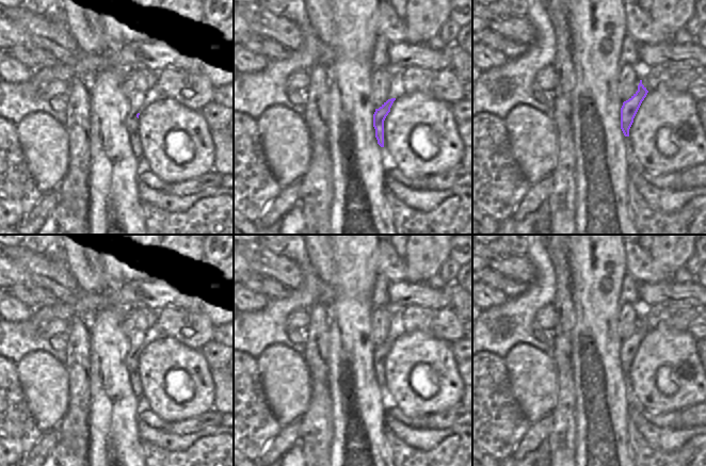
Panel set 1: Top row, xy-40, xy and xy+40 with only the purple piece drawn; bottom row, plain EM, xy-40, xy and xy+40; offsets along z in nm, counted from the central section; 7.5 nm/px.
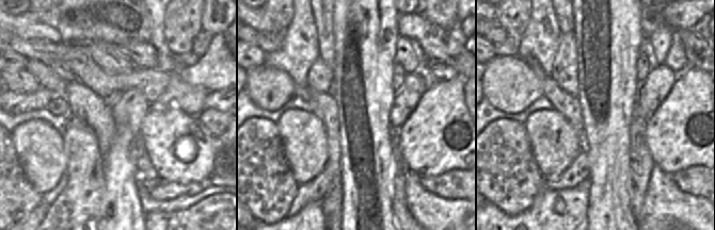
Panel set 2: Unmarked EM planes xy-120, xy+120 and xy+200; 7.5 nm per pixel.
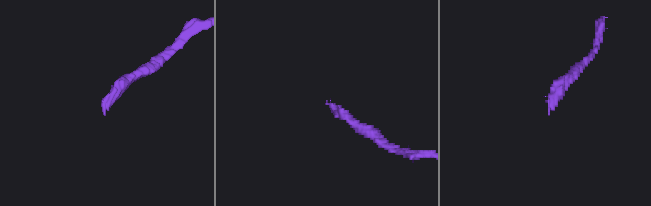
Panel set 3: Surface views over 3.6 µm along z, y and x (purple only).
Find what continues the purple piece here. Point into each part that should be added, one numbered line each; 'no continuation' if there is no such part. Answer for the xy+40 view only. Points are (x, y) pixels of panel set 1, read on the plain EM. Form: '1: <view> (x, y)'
no continuation

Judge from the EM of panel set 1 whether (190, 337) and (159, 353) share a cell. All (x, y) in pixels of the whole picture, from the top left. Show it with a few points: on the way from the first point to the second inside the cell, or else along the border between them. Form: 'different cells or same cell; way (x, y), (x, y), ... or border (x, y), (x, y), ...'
different cells; border (156, 338), (173, 337), (193, 349), (199, 350)

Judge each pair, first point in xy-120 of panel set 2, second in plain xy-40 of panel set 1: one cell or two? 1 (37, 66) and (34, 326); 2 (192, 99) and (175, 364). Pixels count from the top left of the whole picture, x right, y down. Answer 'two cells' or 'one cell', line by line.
1: two cells
2: two cells

